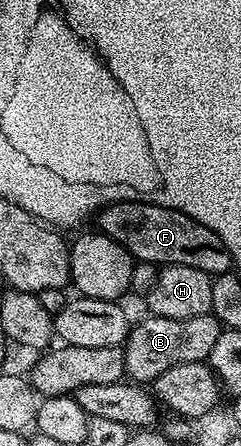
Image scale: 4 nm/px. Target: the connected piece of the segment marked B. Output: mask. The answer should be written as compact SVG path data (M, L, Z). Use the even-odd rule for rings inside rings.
M212 313L193 316L189 320L169 320L168 318L147 316L144 322L139 322L136 326L134 323L130 327L126 343L123 346L126 377L136 384L151 384L154 383L157 376L161 376L161 372L165 372L177 364L207 362L213 352L213 344L217 344L220 329L221 323Z

